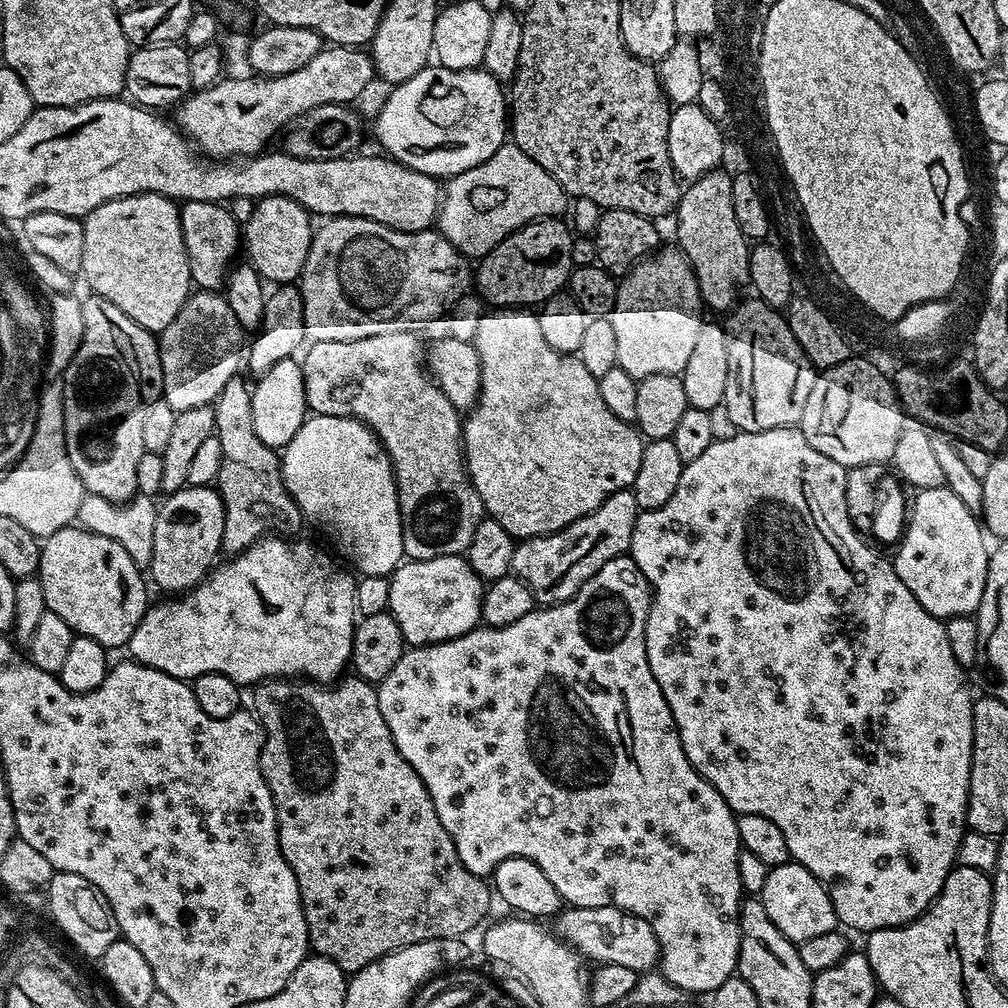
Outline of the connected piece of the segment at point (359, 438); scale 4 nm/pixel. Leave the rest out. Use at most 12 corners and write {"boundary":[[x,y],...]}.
{"boundary":[[312,414],[282,449],[286,490],[360,576],[405,559],[379,438]]}

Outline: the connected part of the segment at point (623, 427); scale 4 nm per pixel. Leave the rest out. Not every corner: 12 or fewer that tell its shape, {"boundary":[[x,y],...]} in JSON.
{"boundary":[[520,306],[481,315],[462,420],[517,541],[631,489],[645,439]]}

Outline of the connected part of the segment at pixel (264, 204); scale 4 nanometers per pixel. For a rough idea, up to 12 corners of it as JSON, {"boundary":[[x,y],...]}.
{"boundary":[[262,196],[242,248],[272,286],[299,281],[314,224],[294,198]]}

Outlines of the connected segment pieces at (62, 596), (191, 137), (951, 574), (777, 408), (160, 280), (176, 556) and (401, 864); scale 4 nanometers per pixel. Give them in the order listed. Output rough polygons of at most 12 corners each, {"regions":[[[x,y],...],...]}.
{"regions":[[[69,526],[40,549],[48,611],[123,649],[150,607],[118,541]],[[326,46],[285,76],[222,78],[175,105],[205,157],[261,155],[300,115],[351,105],[372,57]],[[948,487],[911,497],[898,578],[931,616],[972,616],[989,545]],[[763,300],[726,320],[722,408],[741,432],[799,425],[818,369]],[[177,201],[83,217],[91,291],[159,334],[194,285]],[[212,486],[165,495],[150,572],[164,594],[204,580],[221,555]],[[255,685],[311,951],[485,923],[377,685]]]}

